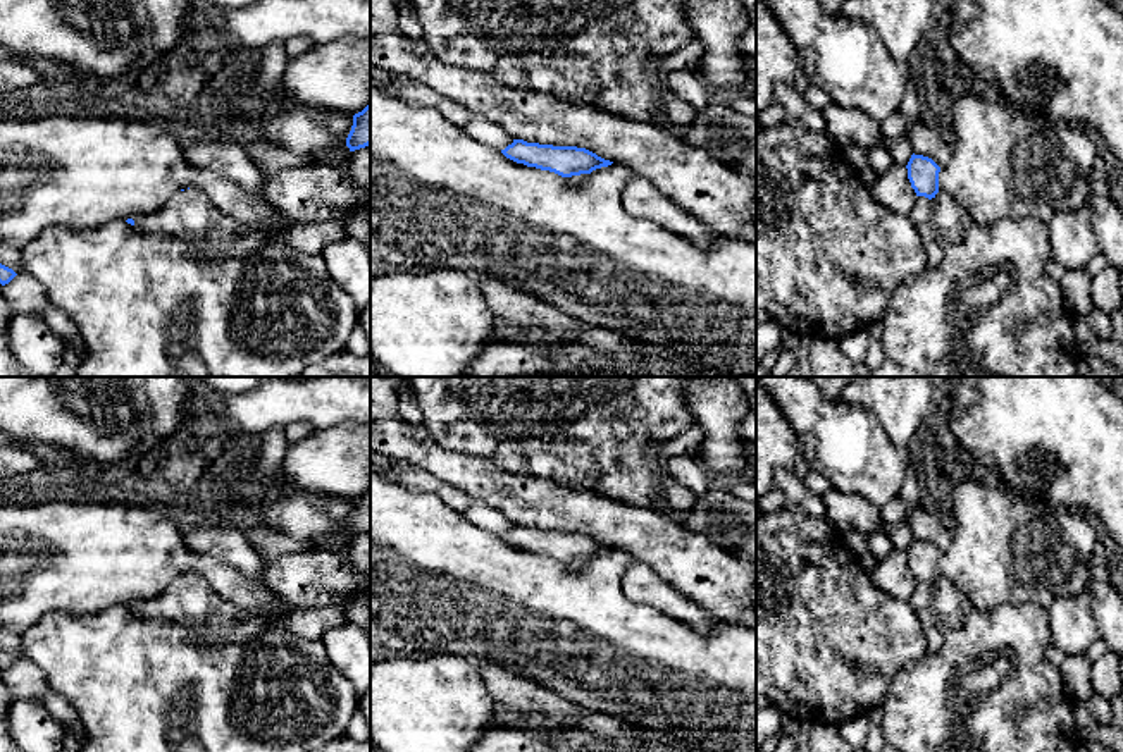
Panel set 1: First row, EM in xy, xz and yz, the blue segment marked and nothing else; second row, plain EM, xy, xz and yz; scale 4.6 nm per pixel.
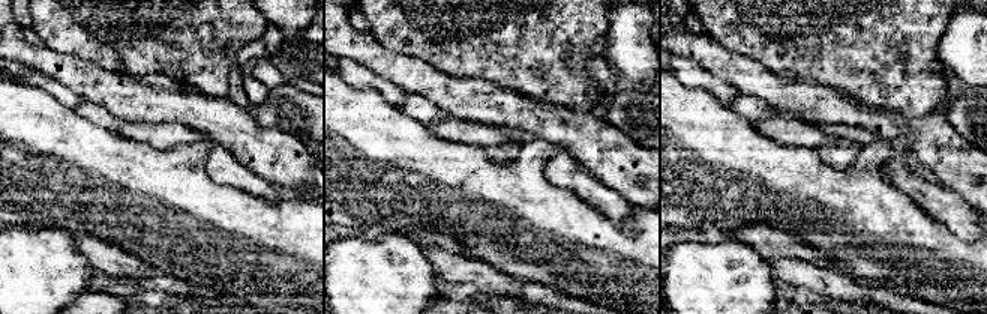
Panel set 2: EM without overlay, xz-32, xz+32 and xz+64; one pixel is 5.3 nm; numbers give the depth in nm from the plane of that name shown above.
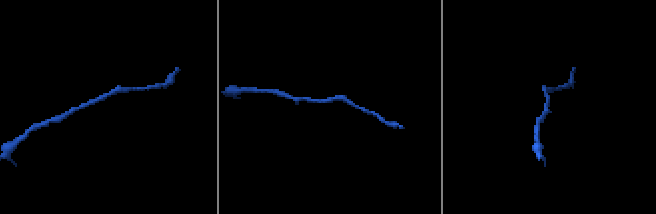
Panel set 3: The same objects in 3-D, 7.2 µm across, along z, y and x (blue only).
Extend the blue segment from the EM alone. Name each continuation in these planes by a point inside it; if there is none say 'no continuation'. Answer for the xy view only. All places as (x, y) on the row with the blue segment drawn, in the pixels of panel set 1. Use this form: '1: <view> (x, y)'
no continuation

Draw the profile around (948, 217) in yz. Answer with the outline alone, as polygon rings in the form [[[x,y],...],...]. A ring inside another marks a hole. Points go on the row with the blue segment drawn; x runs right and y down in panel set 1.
[[[937,193],[932,198],[930,220],[918,225],[928,267],[937,267],[942,260],[944,244],[961,243],[971,225],[971,217],[958,201]]]

